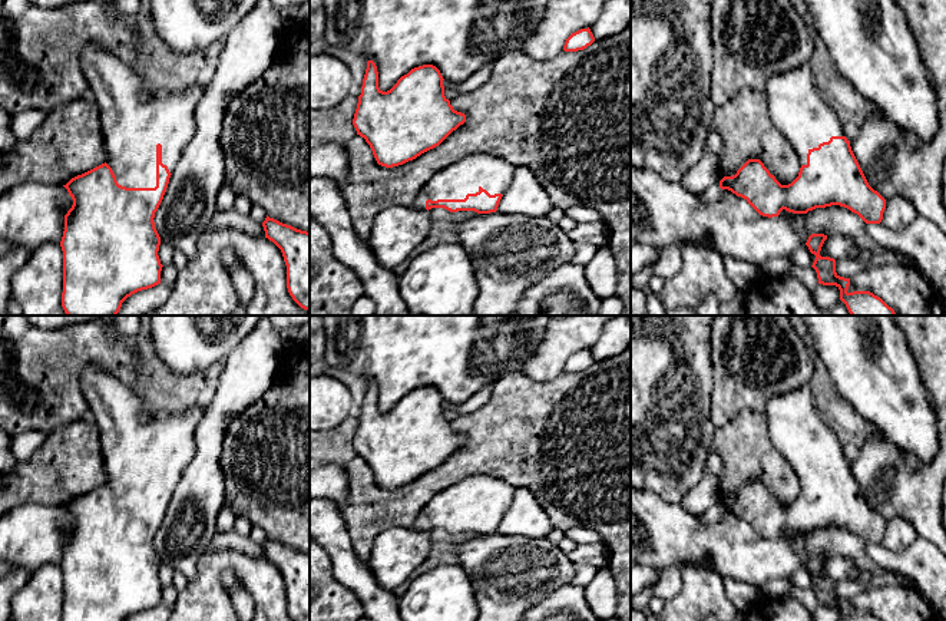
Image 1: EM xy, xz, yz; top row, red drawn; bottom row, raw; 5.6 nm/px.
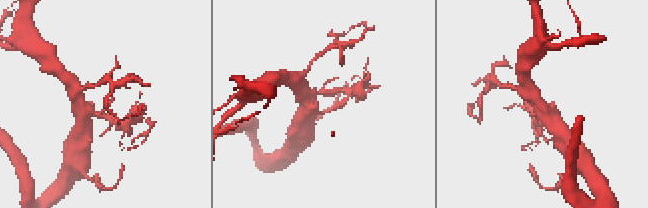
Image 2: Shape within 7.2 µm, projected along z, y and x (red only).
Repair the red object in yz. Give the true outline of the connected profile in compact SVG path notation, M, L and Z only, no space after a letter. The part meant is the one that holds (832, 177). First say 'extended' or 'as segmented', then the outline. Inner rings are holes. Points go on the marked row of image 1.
extended; M810 63L773 76L764 93L770 119L798 156L798 176L781 185L760 159L748 159L735 175L724 176L720 188L744 198L768 218L783 209L807 214L840 205L866 224L880 224L886 199L869 185L838 116L816 85Z

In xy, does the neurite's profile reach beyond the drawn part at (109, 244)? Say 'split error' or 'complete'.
split error

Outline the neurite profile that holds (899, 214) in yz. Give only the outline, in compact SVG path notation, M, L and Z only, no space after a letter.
M893 196L886 201L882 225L893 231L907 228L917 217L913 204L902 196Z

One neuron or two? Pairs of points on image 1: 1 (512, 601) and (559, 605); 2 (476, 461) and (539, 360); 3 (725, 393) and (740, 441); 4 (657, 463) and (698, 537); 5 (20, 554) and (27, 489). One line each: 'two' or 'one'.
1: two
2: two
3: two
4: two
5: two

